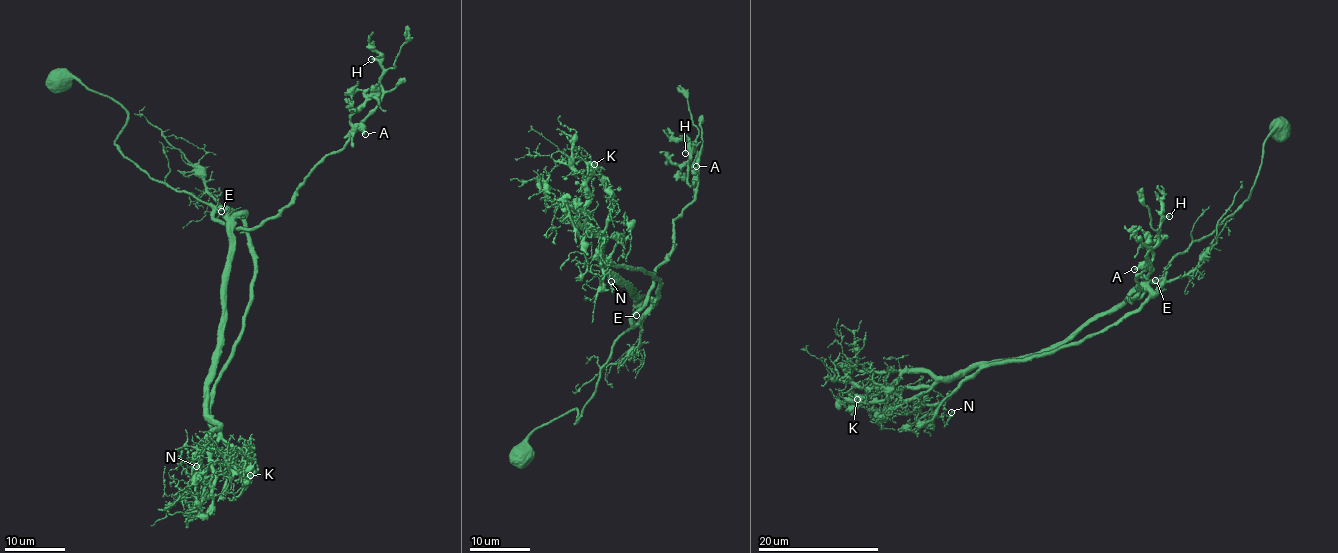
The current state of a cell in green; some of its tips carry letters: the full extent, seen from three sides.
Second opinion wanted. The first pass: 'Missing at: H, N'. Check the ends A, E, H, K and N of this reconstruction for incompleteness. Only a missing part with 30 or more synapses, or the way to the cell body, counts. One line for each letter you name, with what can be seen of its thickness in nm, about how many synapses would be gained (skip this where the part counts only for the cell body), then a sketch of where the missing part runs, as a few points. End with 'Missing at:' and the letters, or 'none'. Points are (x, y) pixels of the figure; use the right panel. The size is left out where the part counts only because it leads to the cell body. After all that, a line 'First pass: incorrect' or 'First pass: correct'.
H: Thickness 320 nm. Roughly 60 synapses. Course of what is missing: (1169, 216), (1177, 194), (1191, 182), (1197, 167), (1204, 160)
Missing at: H
First pass: incorrect

